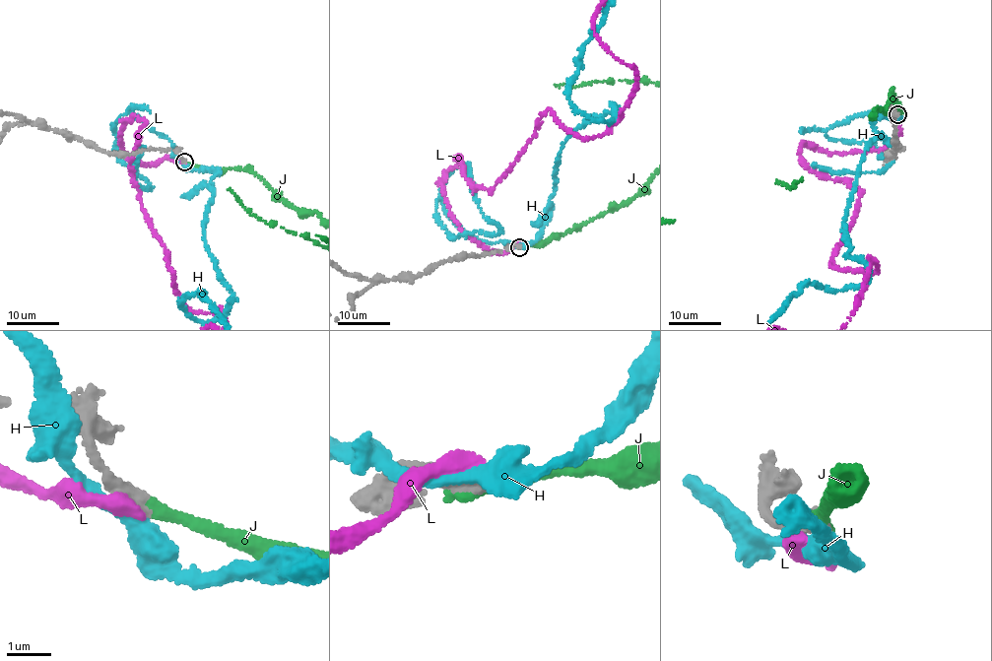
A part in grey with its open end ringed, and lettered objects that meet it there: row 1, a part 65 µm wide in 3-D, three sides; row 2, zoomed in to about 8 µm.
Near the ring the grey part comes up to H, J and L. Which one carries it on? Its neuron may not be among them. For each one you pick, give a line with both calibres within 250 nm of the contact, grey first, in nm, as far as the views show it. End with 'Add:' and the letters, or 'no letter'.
J: calibres 500 and 180 nm
Add: J

